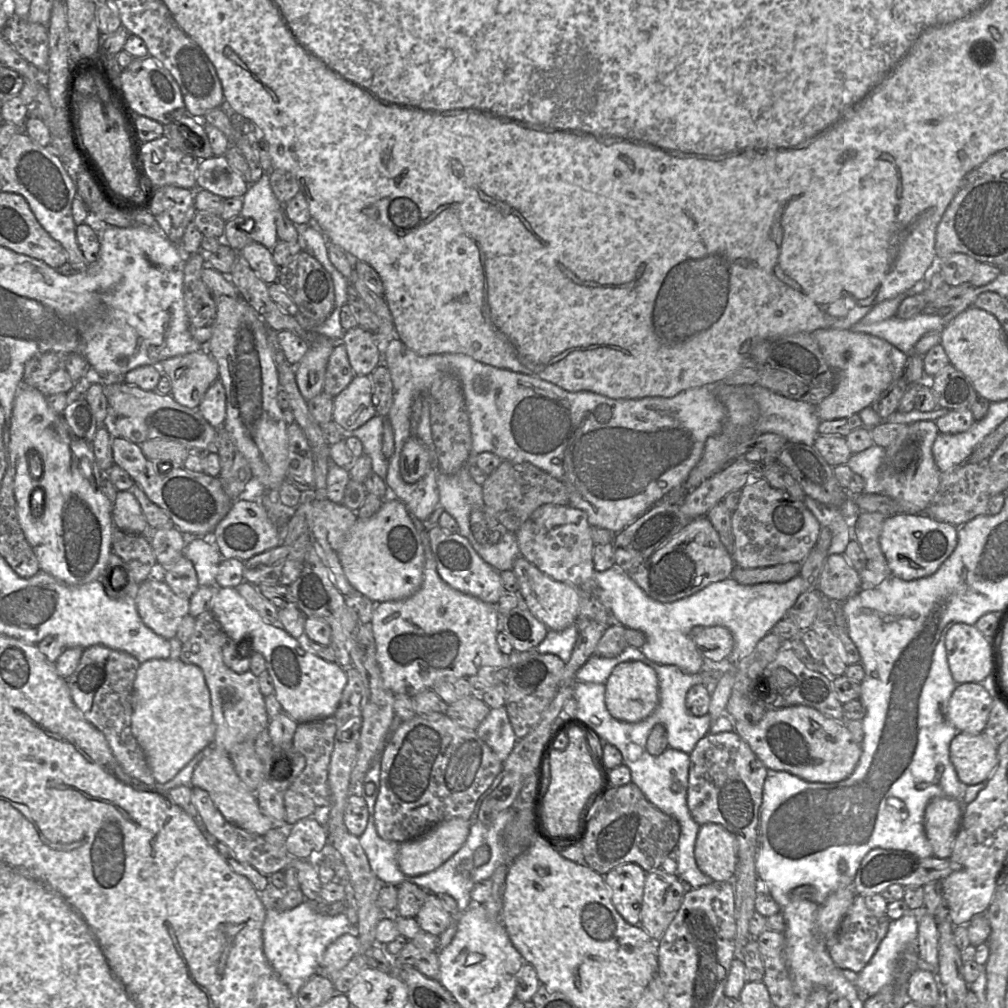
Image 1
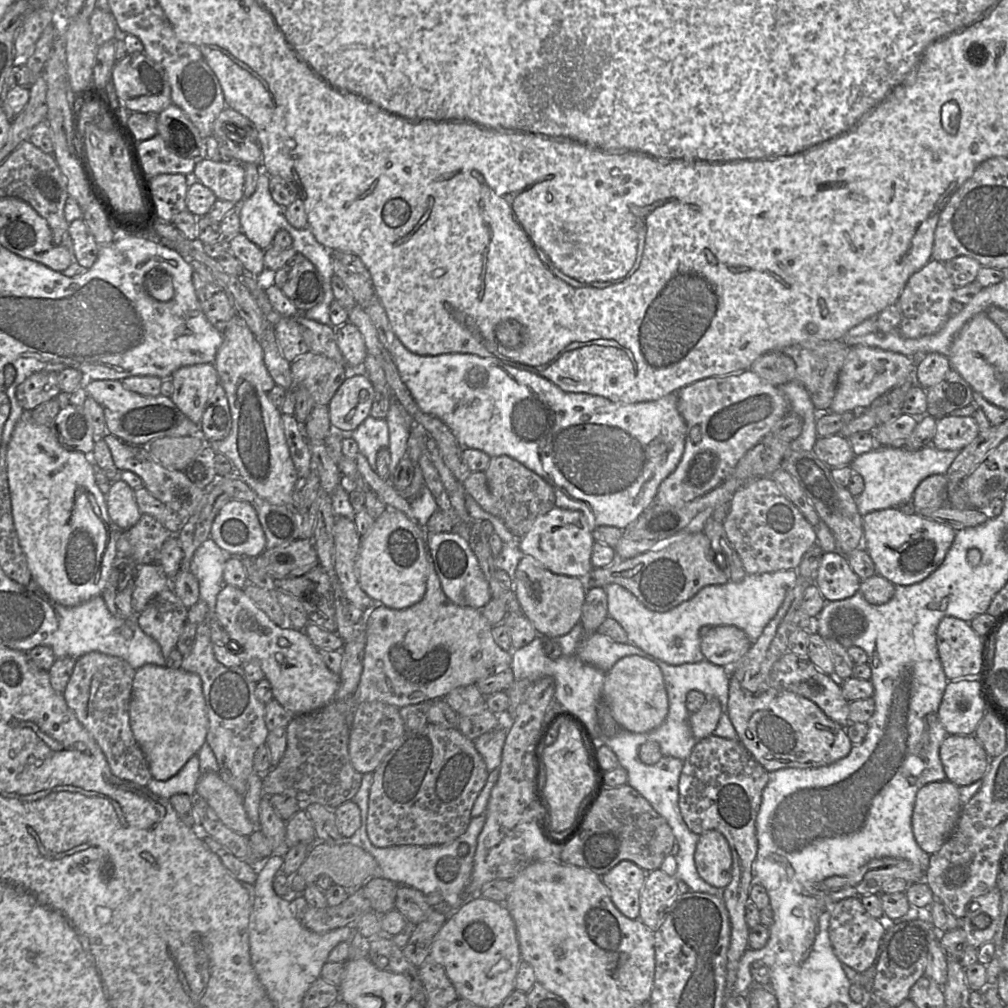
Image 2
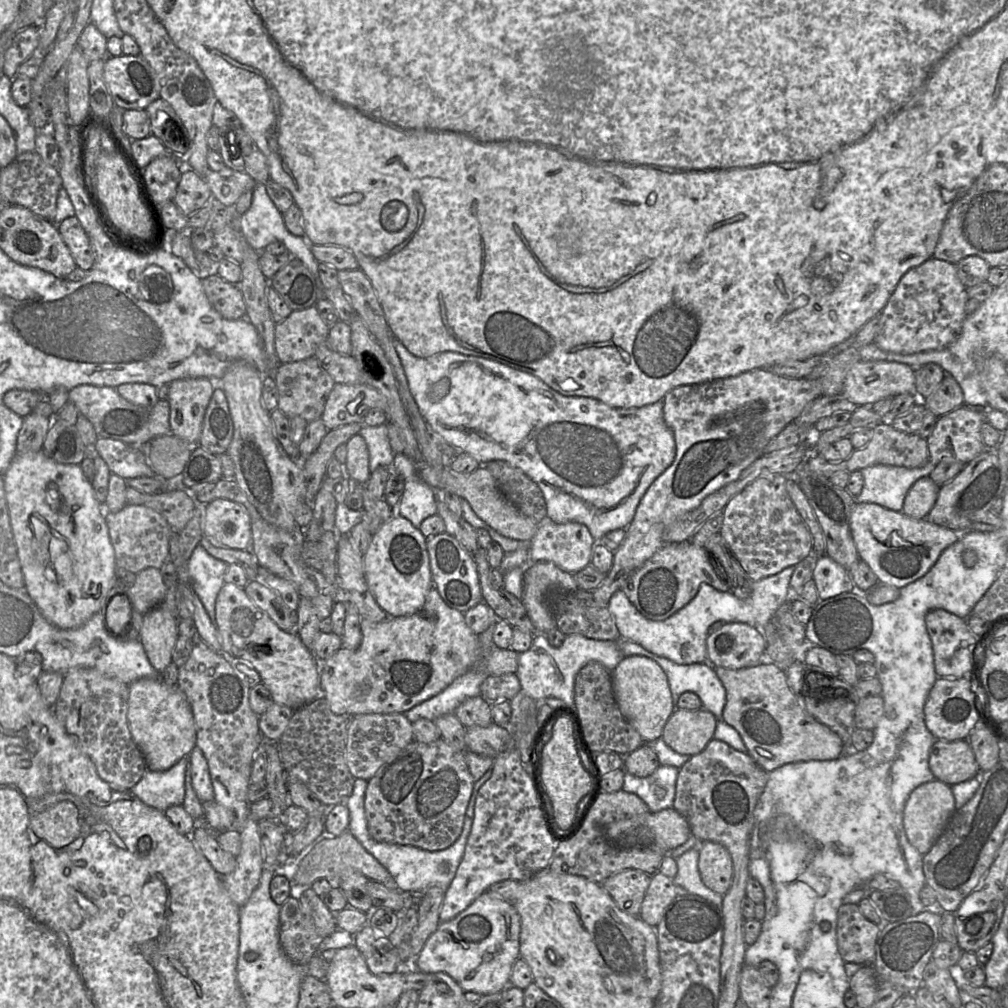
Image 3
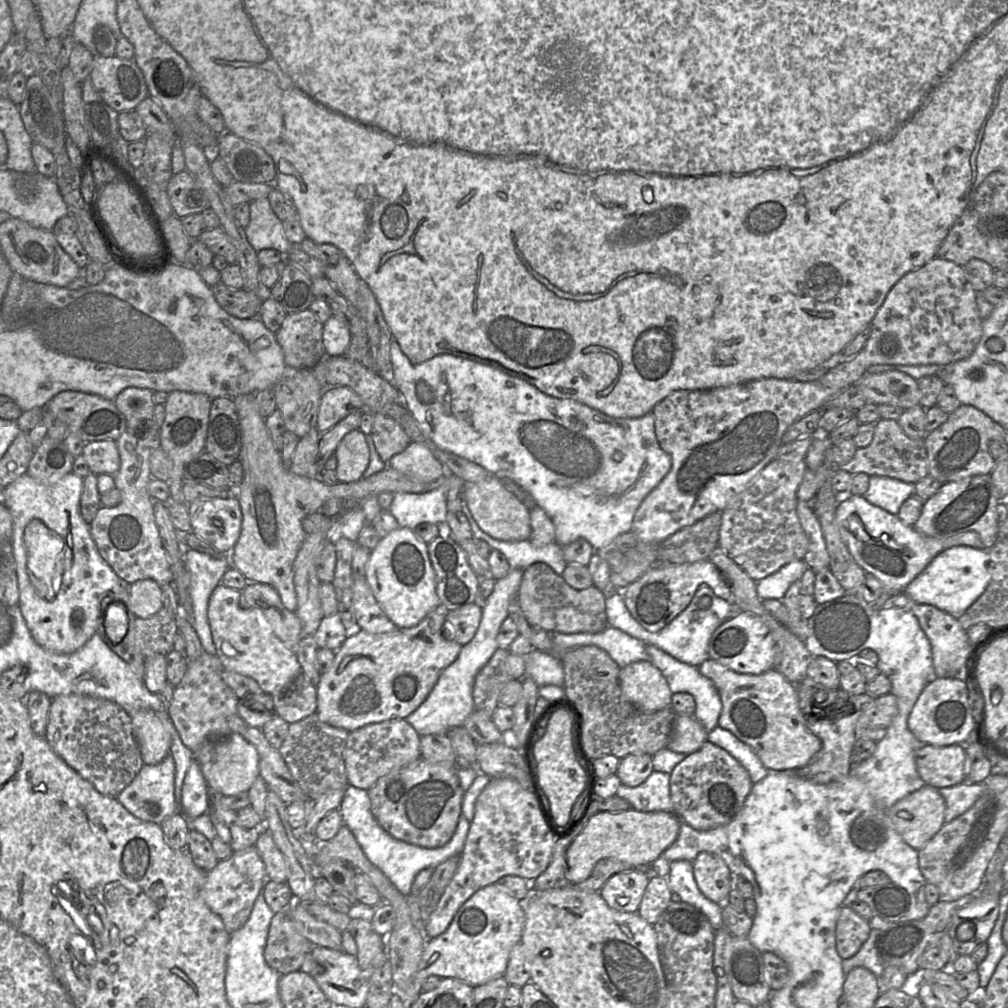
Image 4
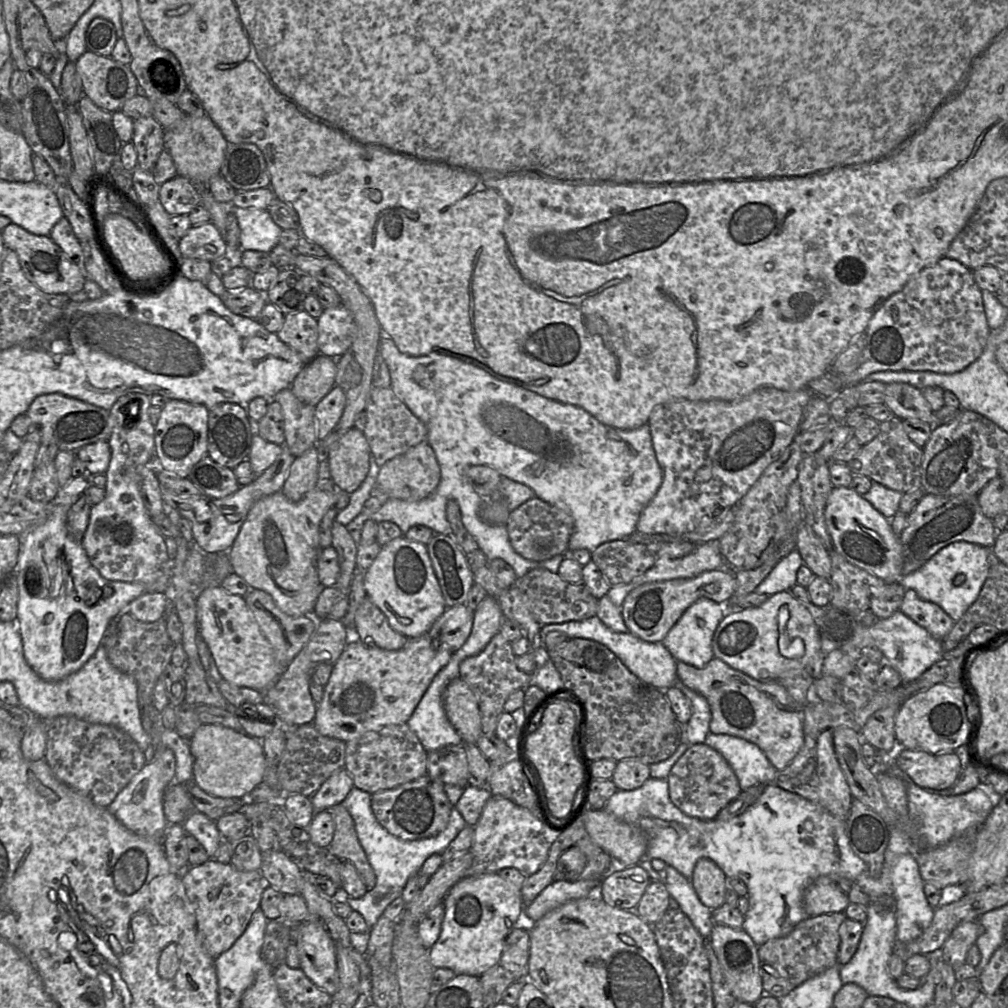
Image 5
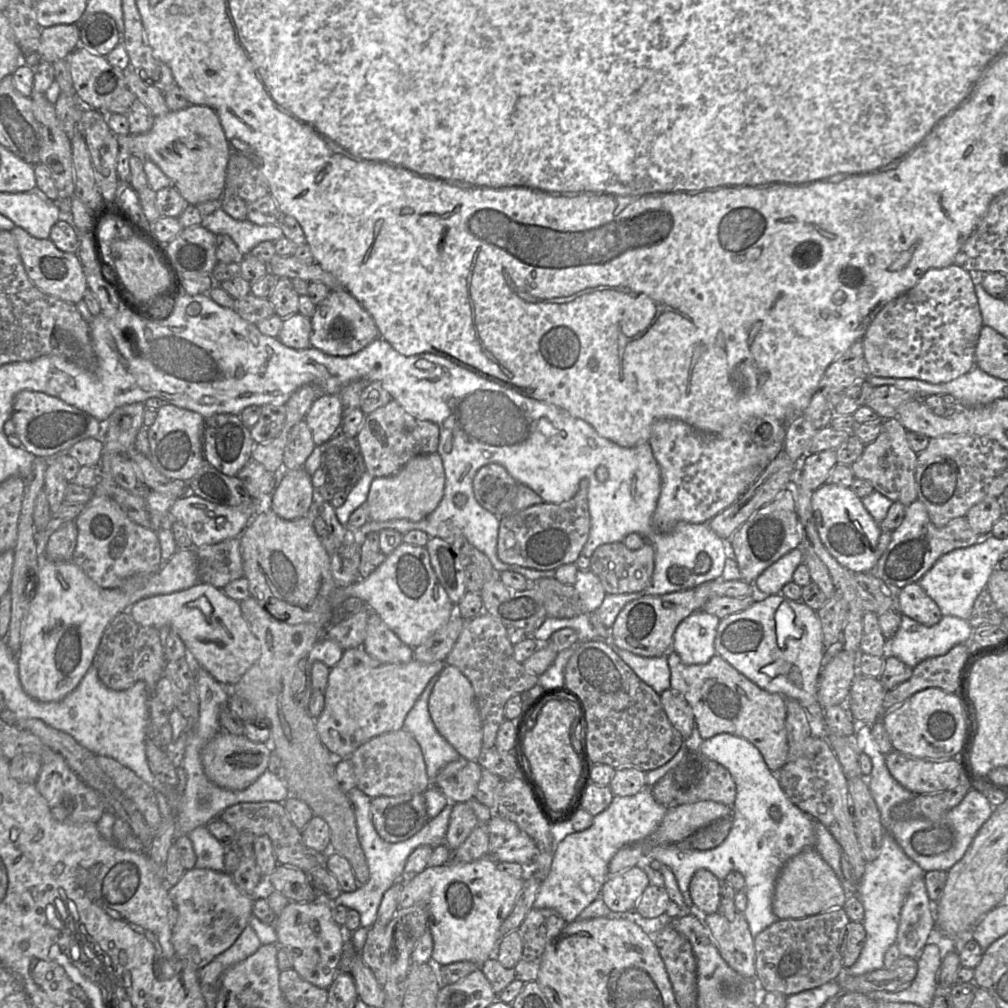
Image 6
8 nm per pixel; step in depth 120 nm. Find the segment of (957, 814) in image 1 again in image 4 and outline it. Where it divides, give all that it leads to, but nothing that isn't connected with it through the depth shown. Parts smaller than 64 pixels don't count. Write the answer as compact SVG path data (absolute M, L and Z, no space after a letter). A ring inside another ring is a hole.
M924 786L888 809L888 818L902 839L921 850L945 824L945 800L937 788Z

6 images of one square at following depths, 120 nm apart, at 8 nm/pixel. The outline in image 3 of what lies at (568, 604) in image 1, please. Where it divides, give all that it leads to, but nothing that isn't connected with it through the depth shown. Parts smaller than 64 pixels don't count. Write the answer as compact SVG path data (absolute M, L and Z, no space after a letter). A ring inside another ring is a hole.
M530 562L523 576L521 601L537 634L558 629L555 618L546 604L546 592L550 588L578 589L572 573L551 562Z

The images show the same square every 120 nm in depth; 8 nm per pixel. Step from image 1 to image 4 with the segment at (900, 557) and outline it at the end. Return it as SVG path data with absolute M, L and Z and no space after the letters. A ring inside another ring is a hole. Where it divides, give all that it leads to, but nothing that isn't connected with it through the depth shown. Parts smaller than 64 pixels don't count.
M846 494L839 498L835 523L843 542L855 562L874 575L889 590L904 591L927 565L942 551L953 546L970 546L984 550L985 546L975 532L966 532L946 538L935 538L918 532L912 526L904 525L897 515L869 503L863 496Z

